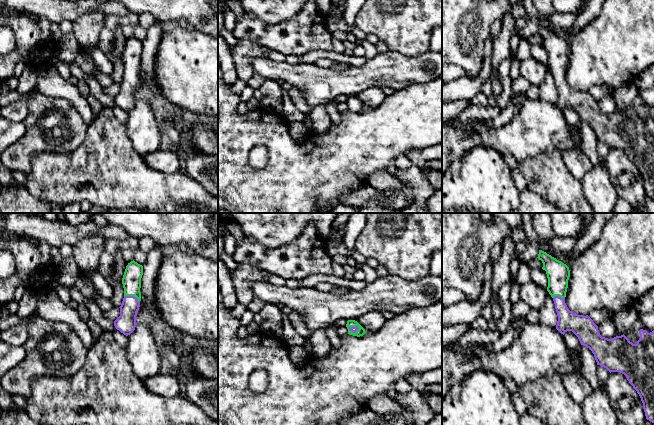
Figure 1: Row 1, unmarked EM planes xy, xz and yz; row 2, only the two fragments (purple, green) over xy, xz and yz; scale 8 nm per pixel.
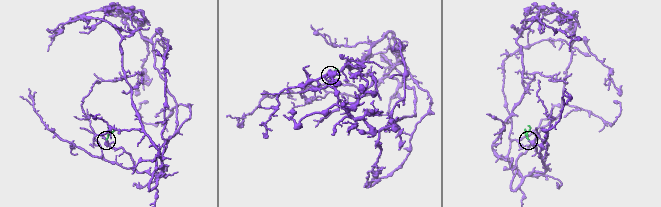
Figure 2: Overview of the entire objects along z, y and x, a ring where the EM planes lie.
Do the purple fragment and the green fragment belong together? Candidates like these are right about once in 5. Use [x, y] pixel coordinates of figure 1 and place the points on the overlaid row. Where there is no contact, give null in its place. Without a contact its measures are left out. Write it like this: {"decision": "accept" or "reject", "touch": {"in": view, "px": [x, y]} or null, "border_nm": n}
{"decision": "accept", "touch": {"in": "xy", "px": [132, 296]}, "border_nm": 140}

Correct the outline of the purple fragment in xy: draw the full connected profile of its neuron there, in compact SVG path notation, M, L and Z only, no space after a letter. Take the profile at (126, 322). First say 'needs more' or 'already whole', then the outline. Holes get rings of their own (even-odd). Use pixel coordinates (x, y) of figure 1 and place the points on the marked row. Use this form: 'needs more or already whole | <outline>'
needs more | M134 260L126 266L122 284L124 298L120 308L120 316L114 321L114 326L124 335L130 335L137 325L136 316L141 301L141 278L143 266Z

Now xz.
needs more | M348 320L346 327L348 329L348 334L353 336L363 336L366 332L365 329L355 320Z

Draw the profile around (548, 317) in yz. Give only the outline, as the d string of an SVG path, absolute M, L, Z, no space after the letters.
M547 293L543 306L539 309L538 323L547 327L556 327L558 321L553 298Z

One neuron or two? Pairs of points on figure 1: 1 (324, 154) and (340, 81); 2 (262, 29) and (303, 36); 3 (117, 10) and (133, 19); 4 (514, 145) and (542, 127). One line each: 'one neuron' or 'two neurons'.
1: two neurons
2: one neuron
3: two neurons
4: one neuron

